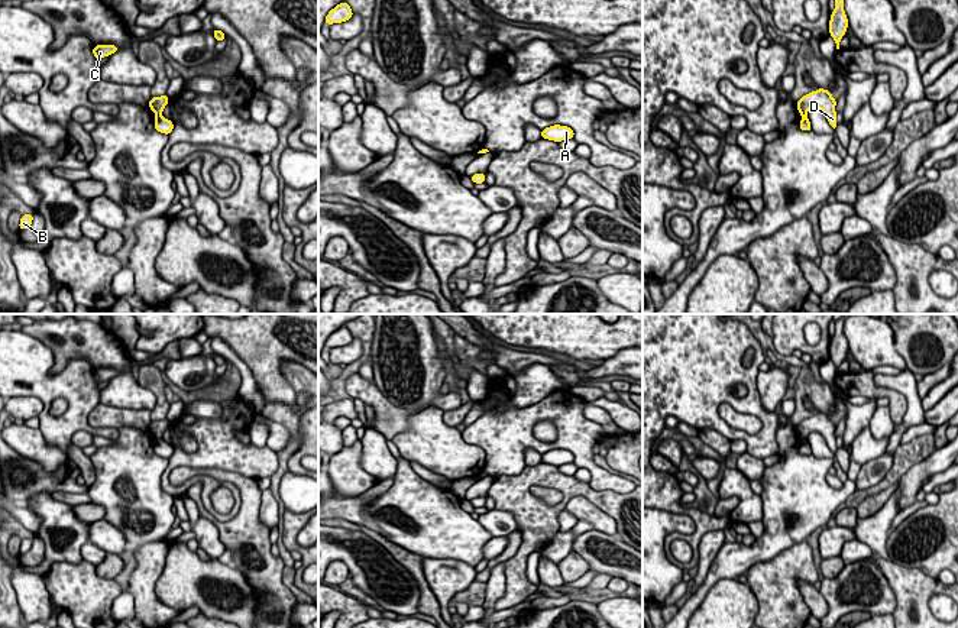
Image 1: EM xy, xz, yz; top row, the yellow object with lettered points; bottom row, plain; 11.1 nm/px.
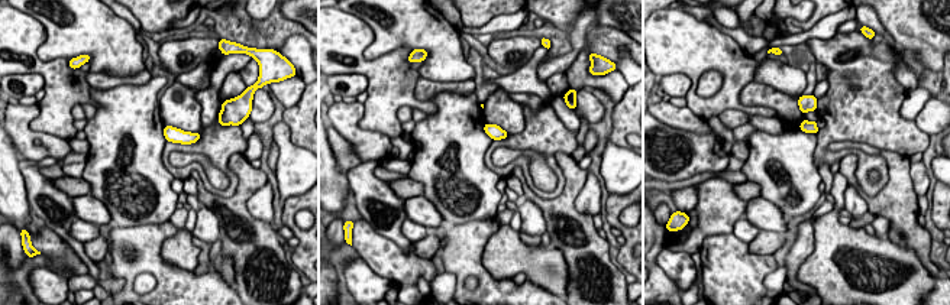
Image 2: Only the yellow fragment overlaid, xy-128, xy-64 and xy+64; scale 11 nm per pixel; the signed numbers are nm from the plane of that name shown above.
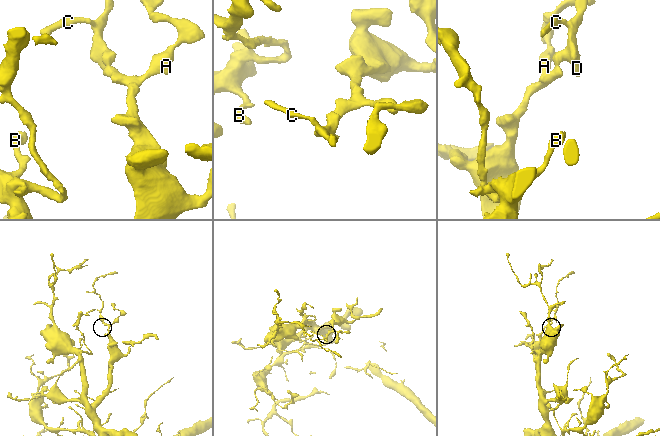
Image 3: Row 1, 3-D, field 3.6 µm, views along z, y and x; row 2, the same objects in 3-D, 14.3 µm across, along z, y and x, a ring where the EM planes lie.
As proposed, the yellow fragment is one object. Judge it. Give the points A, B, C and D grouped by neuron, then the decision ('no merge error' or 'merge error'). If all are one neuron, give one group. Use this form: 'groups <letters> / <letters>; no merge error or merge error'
groups A B / C D; merge error

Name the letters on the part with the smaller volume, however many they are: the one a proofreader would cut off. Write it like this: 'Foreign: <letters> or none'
Foreign: C, D

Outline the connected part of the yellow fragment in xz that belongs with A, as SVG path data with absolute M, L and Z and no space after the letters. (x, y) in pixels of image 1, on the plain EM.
M554 449L541 454L543 463L554 464L557 467L561 464L573 463L573 460L575 456L569 450Z

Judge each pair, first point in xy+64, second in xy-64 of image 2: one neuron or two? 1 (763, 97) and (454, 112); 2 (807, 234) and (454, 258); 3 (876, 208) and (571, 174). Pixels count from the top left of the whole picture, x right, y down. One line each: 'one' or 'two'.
1: two
2: one
3: one

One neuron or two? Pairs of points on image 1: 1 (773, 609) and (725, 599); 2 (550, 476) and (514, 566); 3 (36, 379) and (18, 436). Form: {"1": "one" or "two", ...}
{"1": "two", "2": "one", "3": "two"}

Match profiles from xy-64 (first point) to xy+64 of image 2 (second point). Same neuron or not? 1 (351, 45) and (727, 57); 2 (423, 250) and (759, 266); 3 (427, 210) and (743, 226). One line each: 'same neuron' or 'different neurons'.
1: same neuron
2: different neurons
3: different neurons

